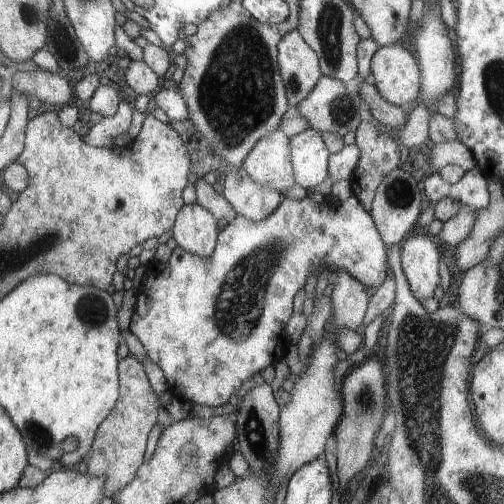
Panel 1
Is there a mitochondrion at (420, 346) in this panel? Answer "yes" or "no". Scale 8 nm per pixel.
yes

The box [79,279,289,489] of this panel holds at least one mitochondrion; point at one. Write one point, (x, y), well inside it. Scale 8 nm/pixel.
(253, 432)

